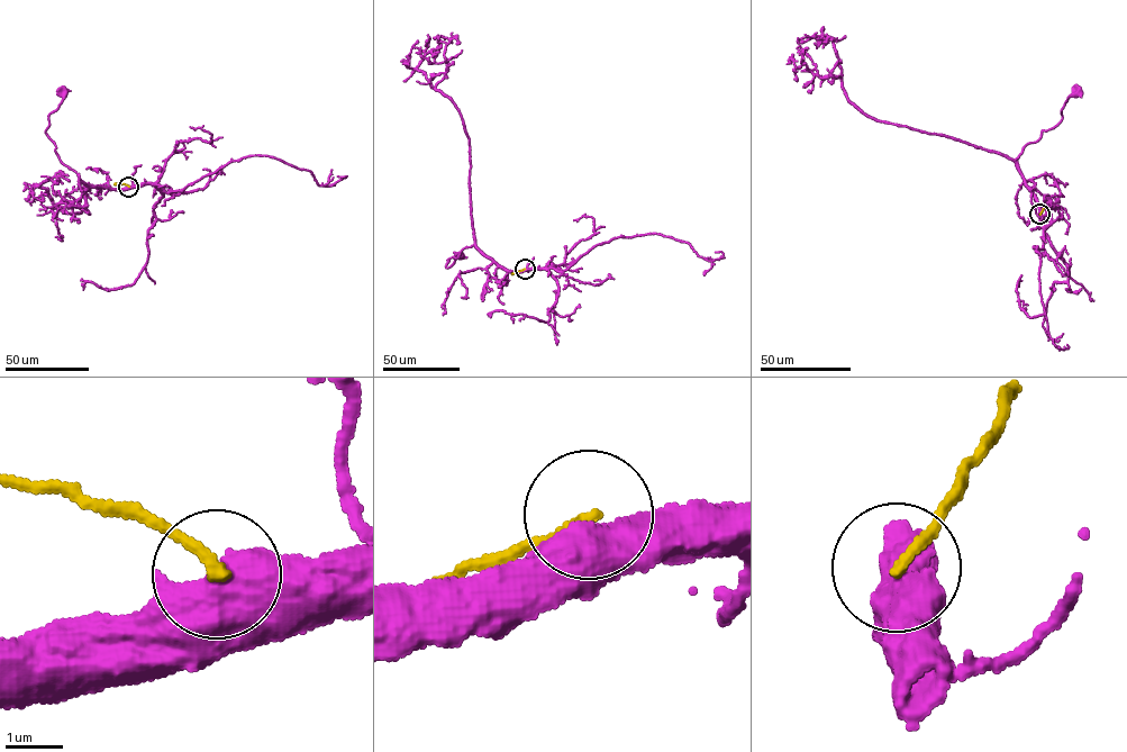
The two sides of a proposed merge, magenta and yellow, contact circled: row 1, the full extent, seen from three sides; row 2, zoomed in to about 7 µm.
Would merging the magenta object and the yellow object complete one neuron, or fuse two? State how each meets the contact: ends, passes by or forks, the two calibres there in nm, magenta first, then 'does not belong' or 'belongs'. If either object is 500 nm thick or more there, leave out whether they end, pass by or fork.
900/190 nm | does not belong

